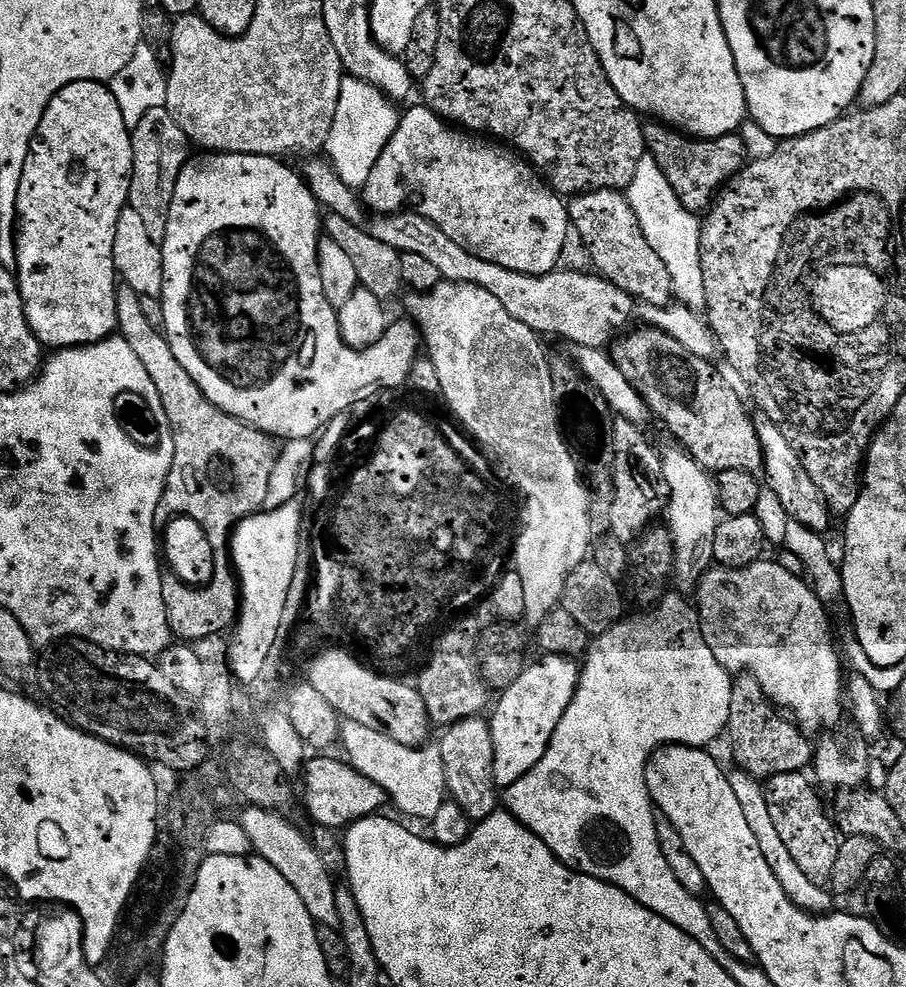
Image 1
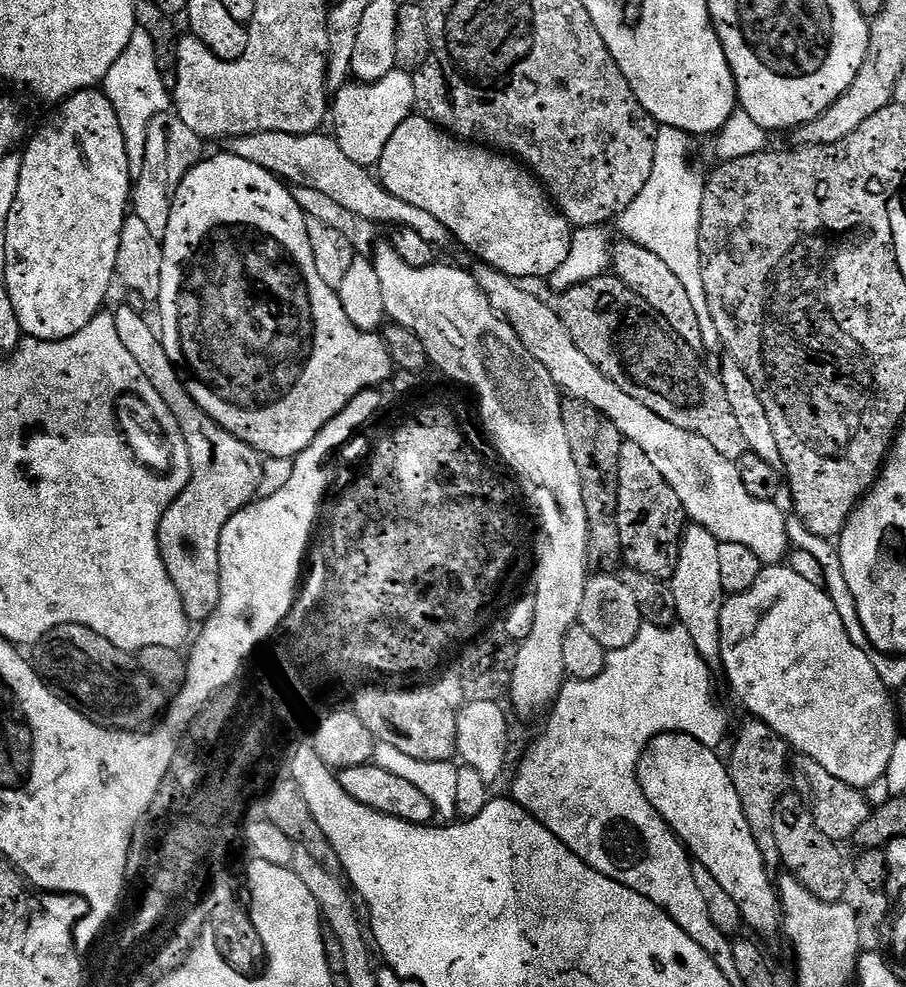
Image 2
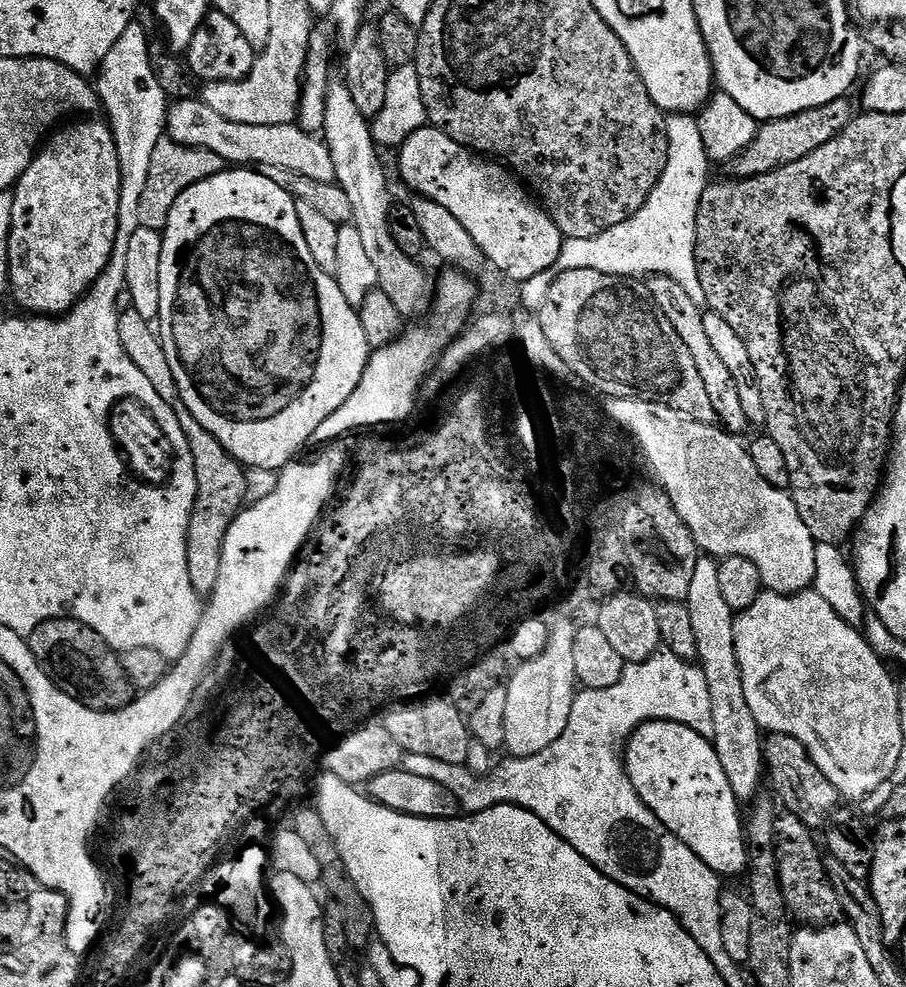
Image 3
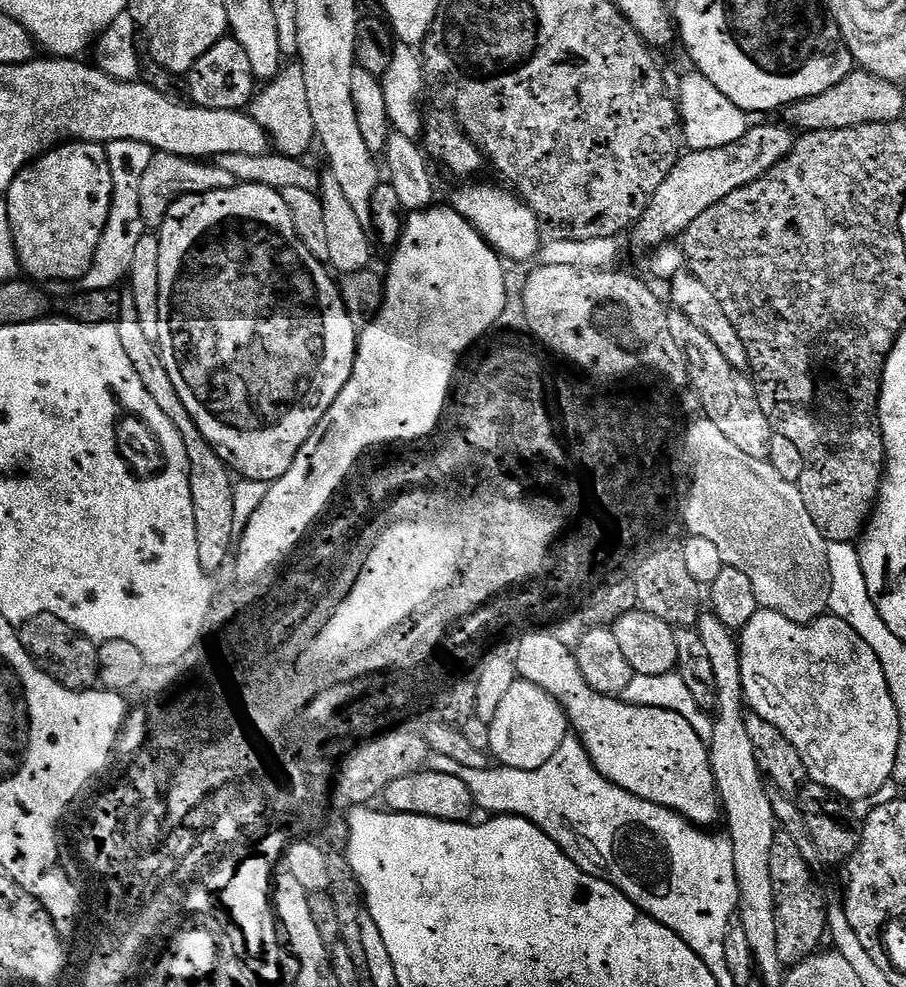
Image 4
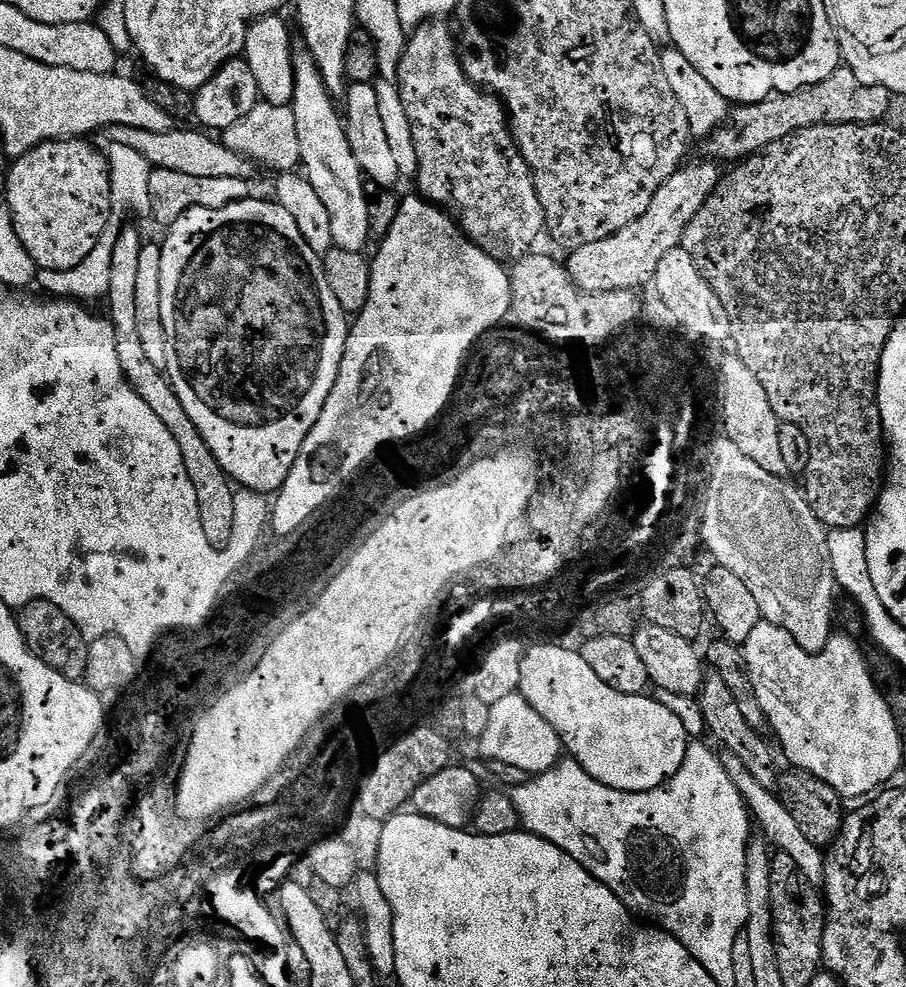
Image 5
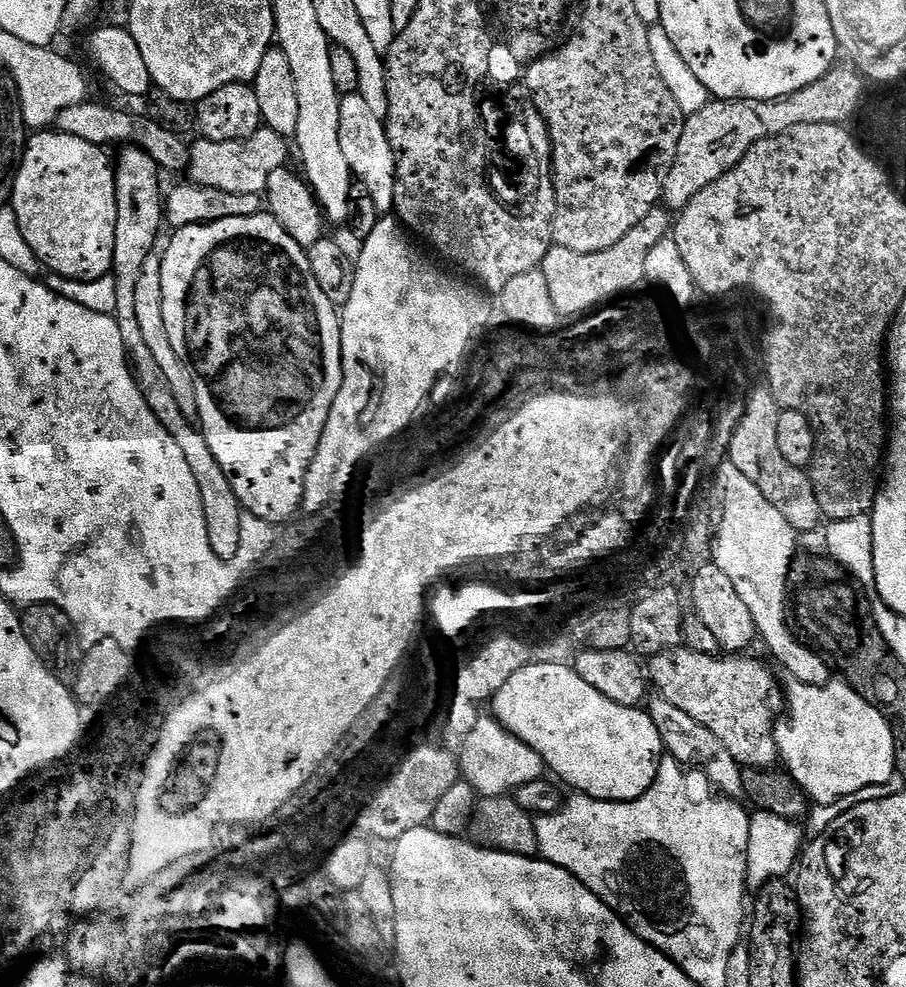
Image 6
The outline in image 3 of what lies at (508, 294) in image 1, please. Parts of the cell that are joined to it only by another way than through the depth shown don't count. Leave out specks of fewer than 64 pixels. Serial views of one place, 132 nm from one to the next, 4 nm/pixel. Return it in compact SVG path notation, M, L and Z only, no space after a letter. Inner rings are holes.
M189 98L177 100L168 109L167 135L182 146L194 146L202 150L214 150L218 158L222 158L232 166L278 166L282 170L290 170L294 174L302 174L302 178L314 178L314 182L336 183L334 158L330 158L328 145L319 135L304 131L299 123L282 126L246 126L246 122L230 122L230 118L222 118L215 110L210 110L203 99Z

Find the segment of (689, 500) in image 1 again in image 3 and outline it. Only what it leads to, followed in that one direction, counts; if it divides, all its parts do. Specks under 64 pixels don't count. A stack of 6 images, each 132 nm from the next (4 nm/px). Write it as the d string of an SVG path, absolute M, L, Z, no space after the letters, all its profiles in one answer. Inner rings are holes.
M707 554L701 555L694 566L694 578L690 581L686 605L697 643L696 660L709 686L714 720L712 745L716 748L718 762L722 762L722 771L737 800L748 802L757 795L760 776L762 780L766 772L762 729L750 710L750 702L746 702L746 690L742 690L742 670L736 657L736 635L732 625L734 613L730 606L726 606L722 590L718 587L718 563Z

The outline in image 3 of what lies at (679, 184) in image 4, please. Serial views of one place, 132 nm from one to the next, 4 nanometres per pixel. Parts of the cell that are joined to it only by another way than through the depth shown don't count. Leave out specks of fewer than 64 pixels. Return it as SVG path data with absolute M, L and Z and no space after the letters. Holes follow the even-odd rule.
M841 98L826 106L818 106L810 110L802 110L798 114L790 114L786 118L763 121L757 127L756 137L750 145L745 146L739 156L727 161L731 175L737 180L749 180L762 174L770 174L782 166L790 166L790 162L798 162L798 158L806 158L806 154L814 154L818 146L830 142L852 120L854 109L851 99Z

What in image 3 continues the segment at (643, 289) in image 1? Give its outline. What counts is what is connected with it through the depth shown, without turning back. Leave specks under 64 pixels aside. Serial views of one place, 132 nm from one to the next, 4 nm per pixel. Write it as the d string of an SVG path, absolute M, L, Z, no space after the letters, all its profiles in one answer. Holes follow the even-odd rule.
M665 276L647 277L646 291L652 303L659 310L662 319L676 331L678 338L686 346L686 350L690 350L690 358L694 358L694 366L698 368L698 374L702 374L702 383L706 386L706 395L710 398L711 405L714 406L717 421L729 433L740 434L743 428L749 427L748 419L742 411L742 402L738 399L738 386L734 382L734 374L726 370L722 357L714 351L714 346L711 345L710 338L706 335L701 305L692 301L686 295L686 290L678 286L678 282Z

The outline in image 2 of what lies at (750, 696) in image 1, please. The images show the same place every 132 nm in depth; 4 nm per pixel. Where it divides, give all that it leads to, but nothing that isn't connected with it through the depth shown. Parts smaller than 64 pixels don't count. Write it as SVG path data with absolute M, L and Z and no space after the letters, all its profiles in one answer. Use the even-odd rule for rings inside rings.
M748 718L745 721L745 724L736 732L736 741L732 744L732 757L727 757L726 760L728 773L734 790L738 790L738 802L742 802L742 814L746 814L746 826L750 826L750 834L754 834L754 842L758 842L764 867L775 870L781 867L781 863L778 842L774 842L774 806L778 806L778 802L790 788L790 746L761 720Z

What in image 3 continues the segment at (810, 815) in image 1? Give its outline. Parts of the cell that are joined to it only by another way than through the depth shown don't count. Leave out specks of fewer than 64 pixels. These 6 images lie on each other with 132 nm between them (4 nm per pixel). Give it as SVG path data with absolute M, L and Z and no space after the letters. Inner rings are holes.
M784 810L777 815L773 842L776 843L778 878L791 919L801 920L799 923L809 928L823 928L829 922L839 921L842 913L838 895L825 868L821 845L817 837L815 840L812 836L815 836L813 829L806 827L794 814Z

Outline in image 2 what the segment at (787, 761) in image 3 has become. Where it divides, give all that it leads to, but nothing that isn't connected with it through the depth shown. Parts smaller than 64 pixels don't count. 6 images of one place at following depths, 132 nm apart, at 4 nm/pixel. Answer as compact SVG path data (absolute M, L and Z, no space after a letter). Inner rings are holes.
M799 754L791 757L790 784L795 795L802 798L802 802L814 818L818 830L822 830L822 834L826 834L826 838L837 842L851 841L858 826L862 826L862 822L866 822L870 811L870 803L868 804L867 798L864 797L867 795L861 789L842 782L842 778L834 778L834 774L830 774L830 770L818 766L818 762L814 762L814 758Z

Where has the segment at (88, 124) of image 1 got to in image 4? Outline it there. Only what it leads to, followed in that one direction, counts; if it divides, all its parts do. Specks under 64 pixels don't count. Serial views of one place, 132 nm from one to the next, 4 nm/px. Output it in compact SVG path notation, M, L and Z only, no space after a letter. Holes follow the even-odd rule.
M77 140L45 152L17 174L6 199L21 269L36 282L79 282L94 262L110 214L112 179L107 147Z

